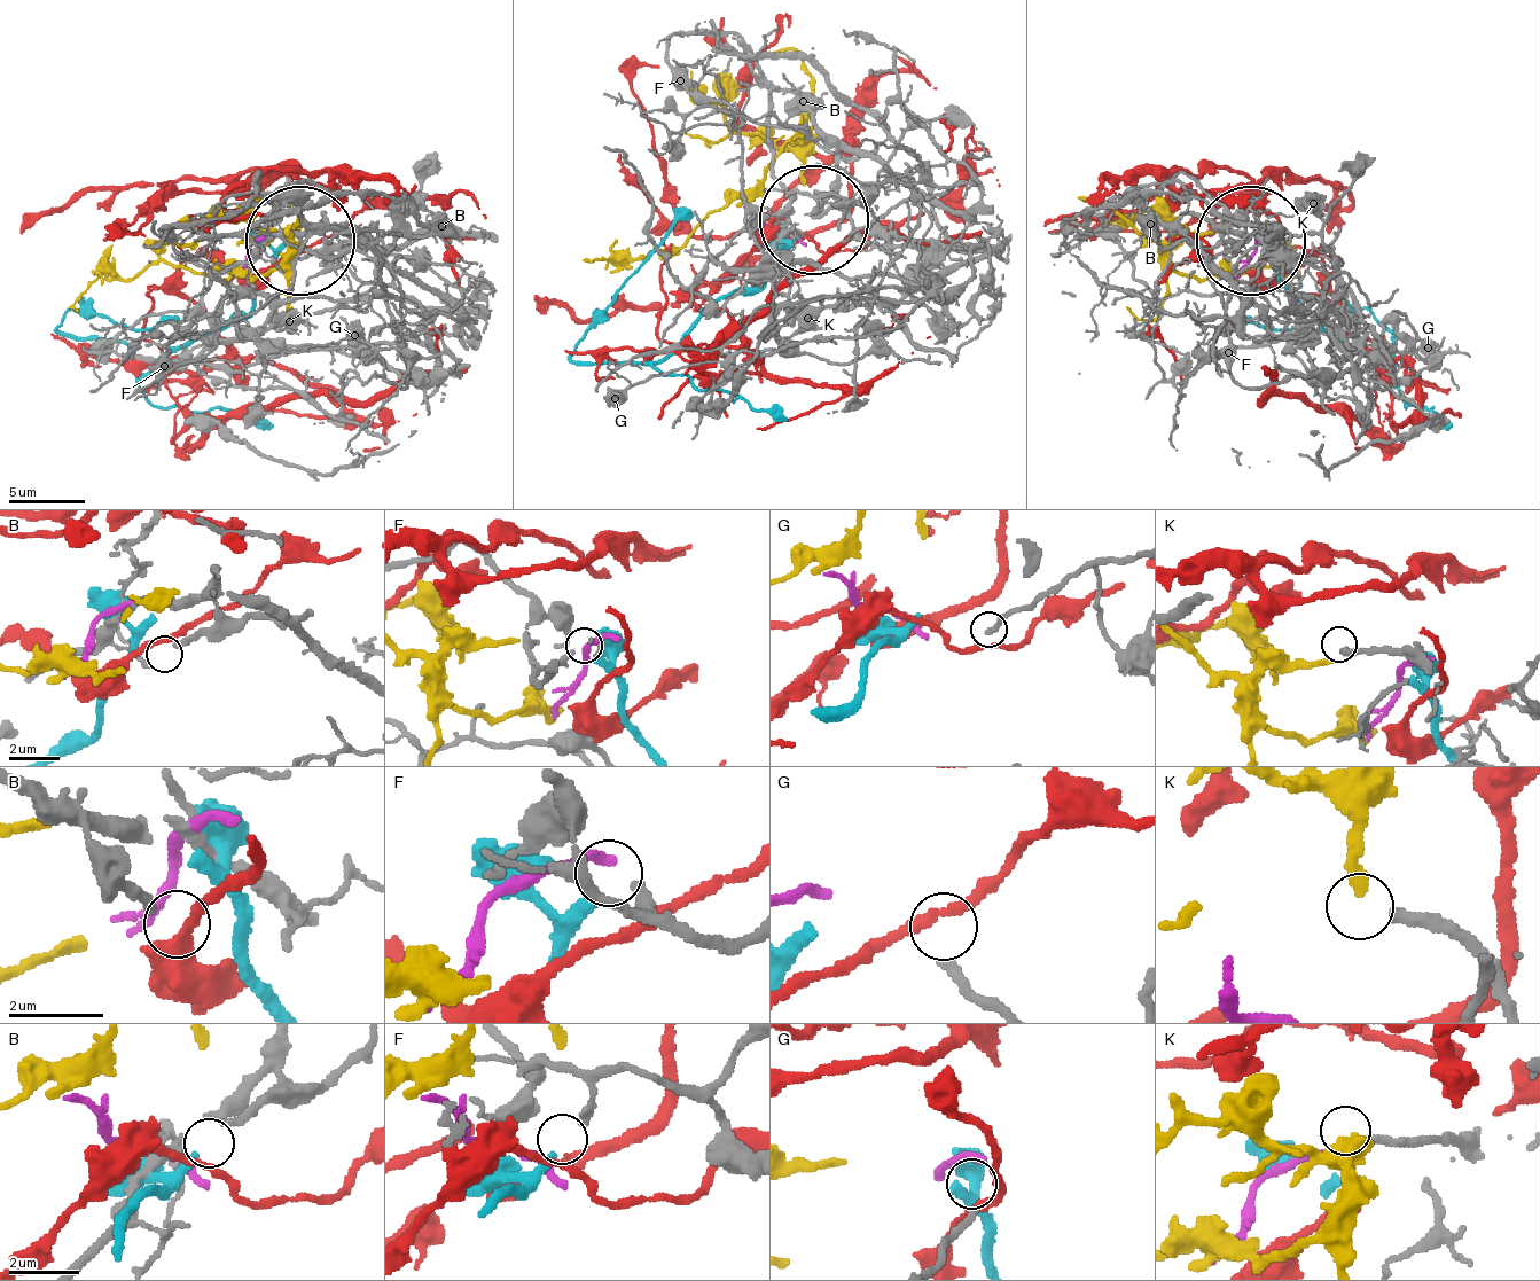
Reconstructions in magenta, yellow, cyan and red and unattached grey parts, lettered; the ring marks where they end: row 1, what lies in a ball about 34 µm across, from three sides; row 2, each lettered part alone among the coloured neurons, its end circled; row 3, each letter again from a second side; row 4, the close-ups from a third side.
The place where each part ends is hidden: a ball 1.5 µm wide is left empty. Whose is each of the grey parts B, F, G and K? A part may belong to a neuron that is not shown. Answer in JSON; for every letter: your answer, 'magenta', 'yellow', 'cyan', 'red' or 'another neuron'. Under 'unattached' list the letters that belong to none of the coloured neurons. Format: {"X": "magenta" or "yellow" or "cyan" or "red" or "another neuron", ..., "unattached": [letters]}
{"B": "another neuron", "F": "another neuron", "G": "another neuron", "K": "another neuron", "unattached": ["B", "F", "G", "K"]}

